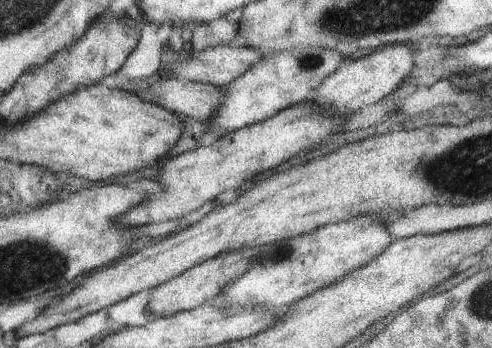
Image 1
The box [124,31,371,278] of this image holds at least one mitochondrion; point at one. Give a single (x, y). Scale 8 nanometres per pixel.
(277, 254)

